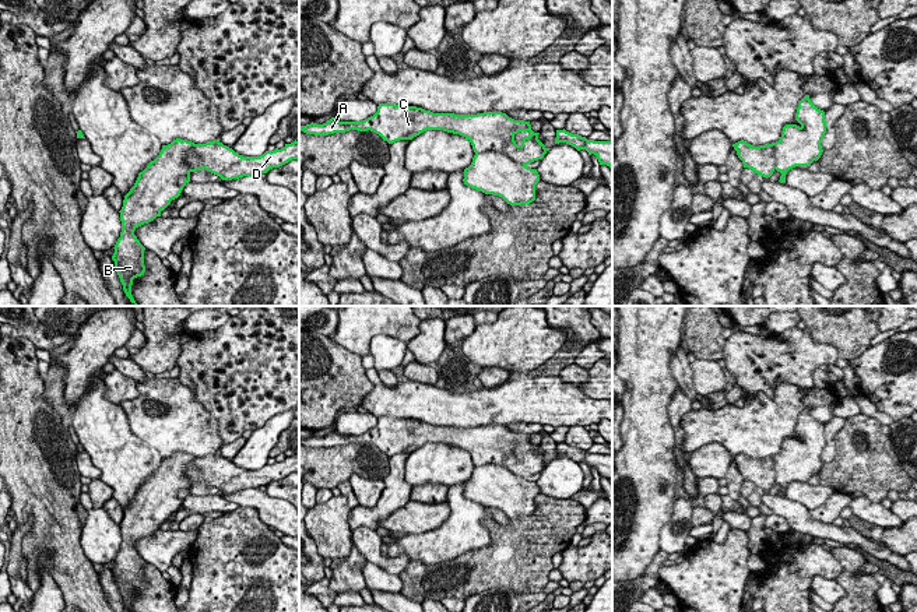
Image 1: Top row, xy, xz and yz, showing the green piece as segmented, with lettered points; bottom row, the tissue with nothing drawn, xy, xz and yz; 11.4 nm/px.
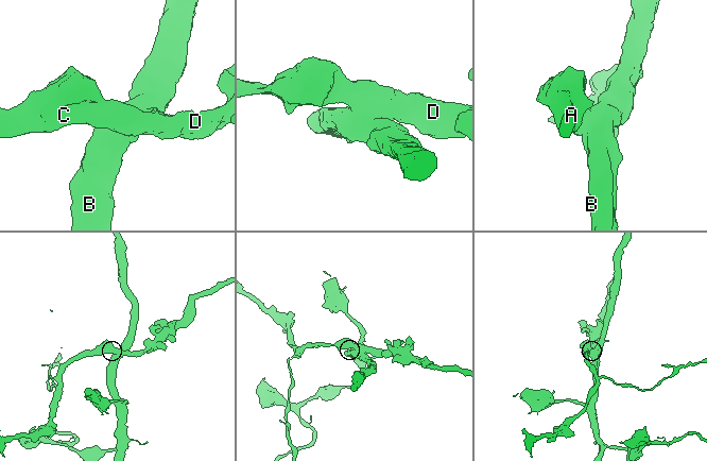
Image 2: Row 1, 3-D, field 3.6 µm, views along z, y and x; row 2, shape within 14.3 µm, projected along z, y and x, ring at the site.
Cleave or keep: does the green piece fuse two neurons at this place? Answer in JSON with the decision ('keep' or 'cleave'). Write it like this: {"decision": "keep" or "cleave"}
{"decision": "cleave"}

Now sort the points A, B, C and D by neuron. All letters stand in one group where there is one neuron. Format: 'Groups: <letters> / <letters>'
Groups: A C D / B

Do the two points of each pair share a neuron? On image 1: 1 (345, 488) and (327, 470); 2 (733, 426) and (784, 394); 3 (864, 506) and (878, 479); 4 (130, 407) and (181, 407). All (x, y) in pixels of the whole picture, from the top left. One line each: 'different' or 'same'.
1: different
2: same
3: different
4: same

